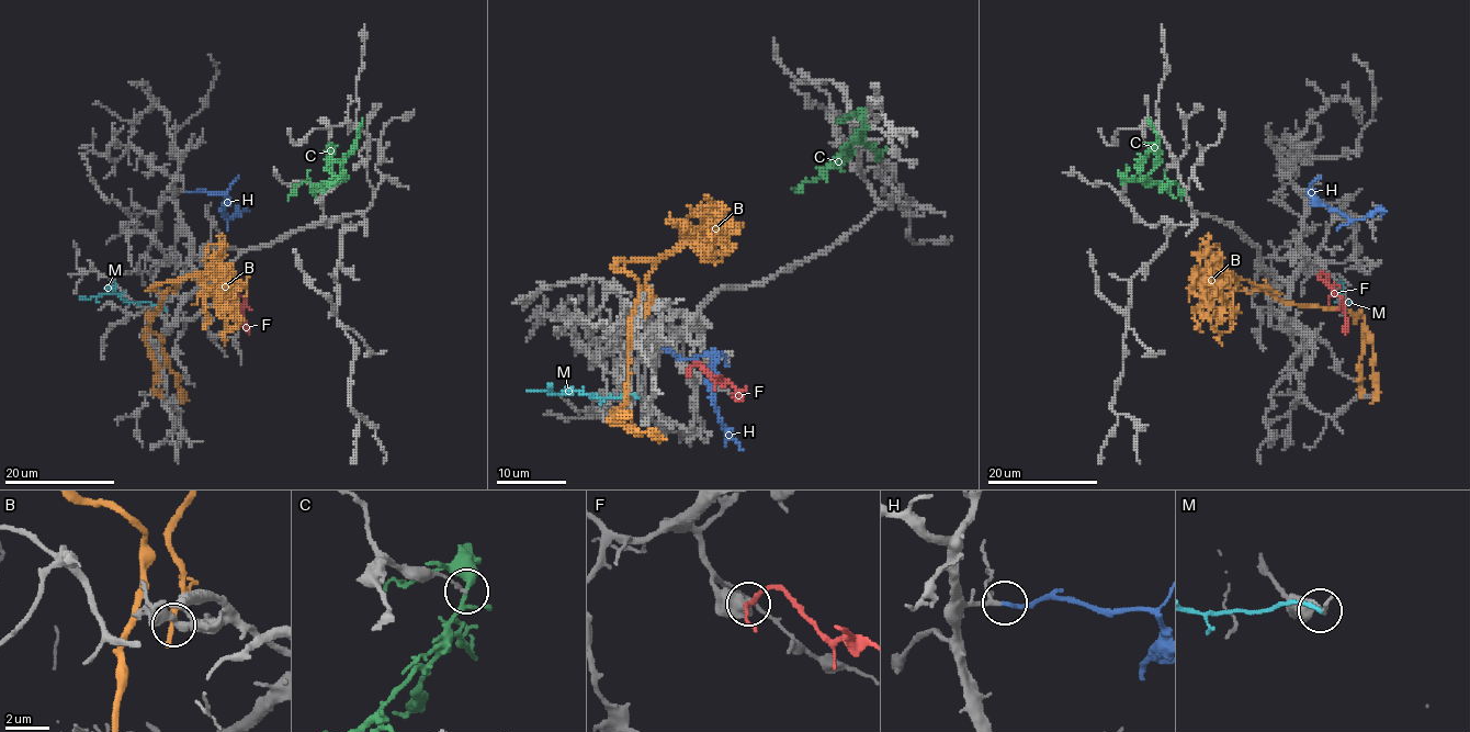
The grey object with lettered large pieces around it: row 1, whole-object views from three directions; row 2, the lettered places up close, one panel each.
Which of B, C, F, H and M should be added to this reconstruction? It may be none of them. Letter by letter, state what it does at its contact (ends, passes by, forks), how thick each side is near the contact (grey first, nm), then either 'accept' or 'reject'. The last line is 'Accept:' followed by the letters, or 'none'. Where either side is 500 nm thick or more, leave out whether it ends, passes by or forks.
B: it ends; calibres 280 and 320 nm; reject
C: it forks; calibres 140 and 240 nm; reject
F: it passes by; calibres 400 and 220 nm; accept
H: it ends; calibres 130 and 200 nm; accept
M: it ends; calibres 110 and 200 nm; reject
Accept: F, H

